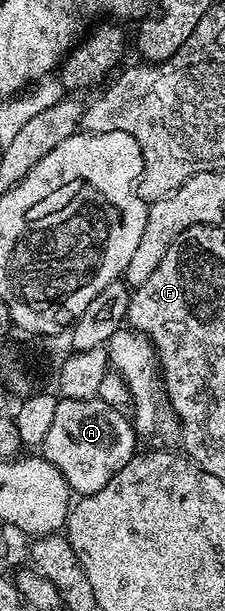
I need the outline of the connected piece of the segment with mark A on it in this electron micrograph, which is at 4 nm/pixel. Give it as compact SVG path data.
M98 398L58 399L51 430L47 430L47 438L39 448L44 459L50 460L62 472L78 497L103 490L103 486L107 486L107 482L111 482L111 478L115 478L115 474L119 474L119 470L123 470L123 466L127 466L127 462L137 455L139 433L132 419L123 413L121 408L108 405Z

